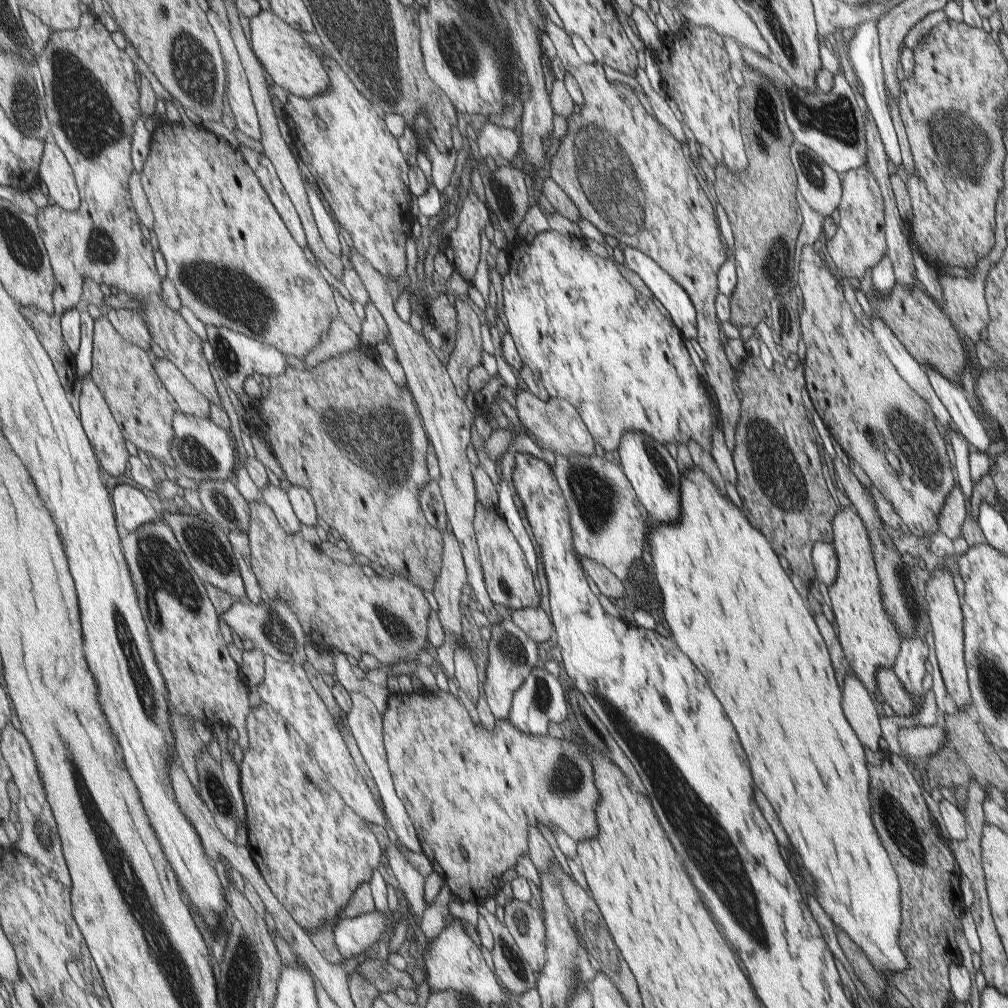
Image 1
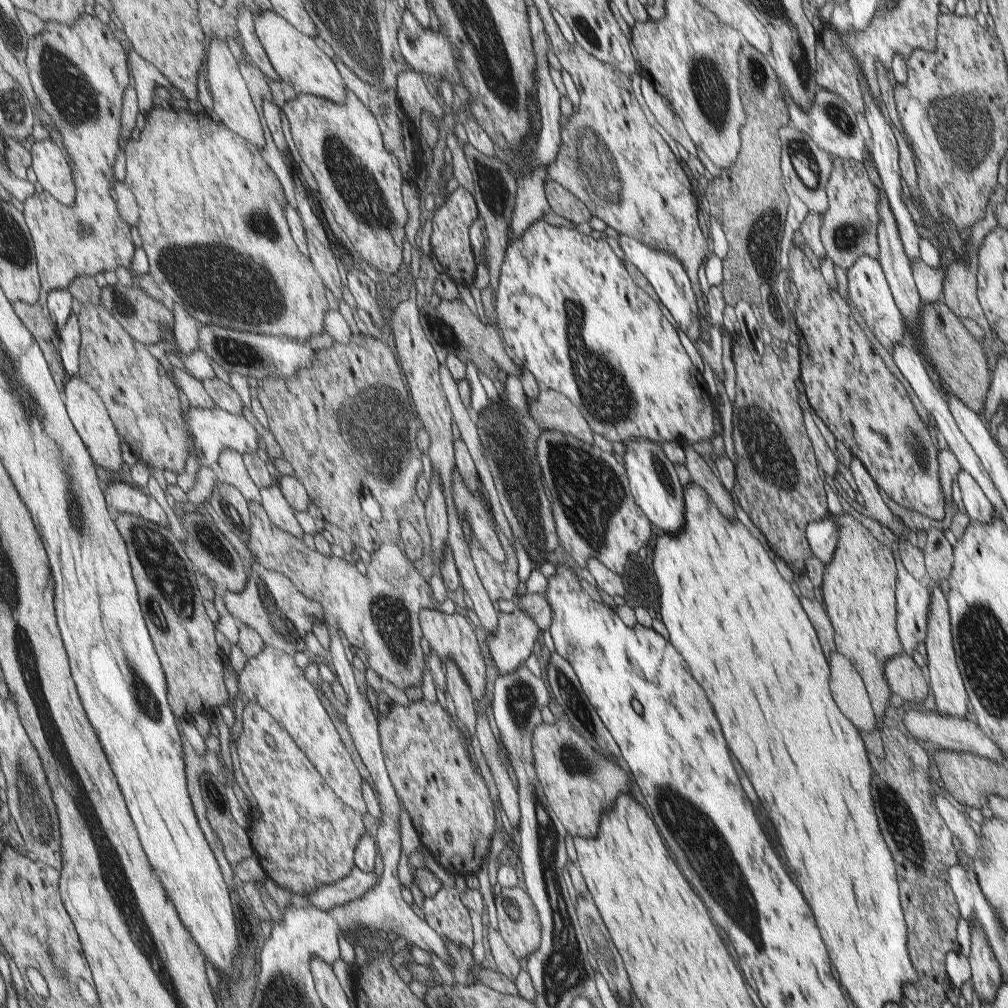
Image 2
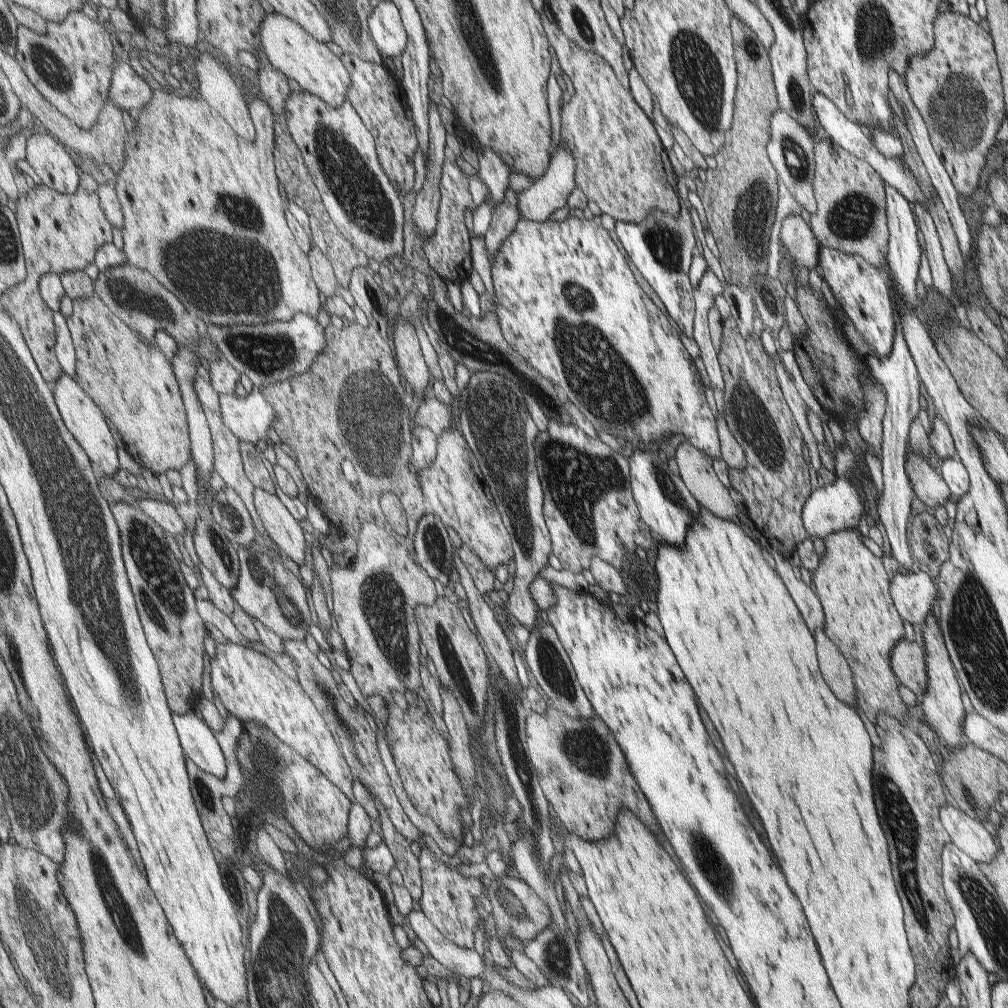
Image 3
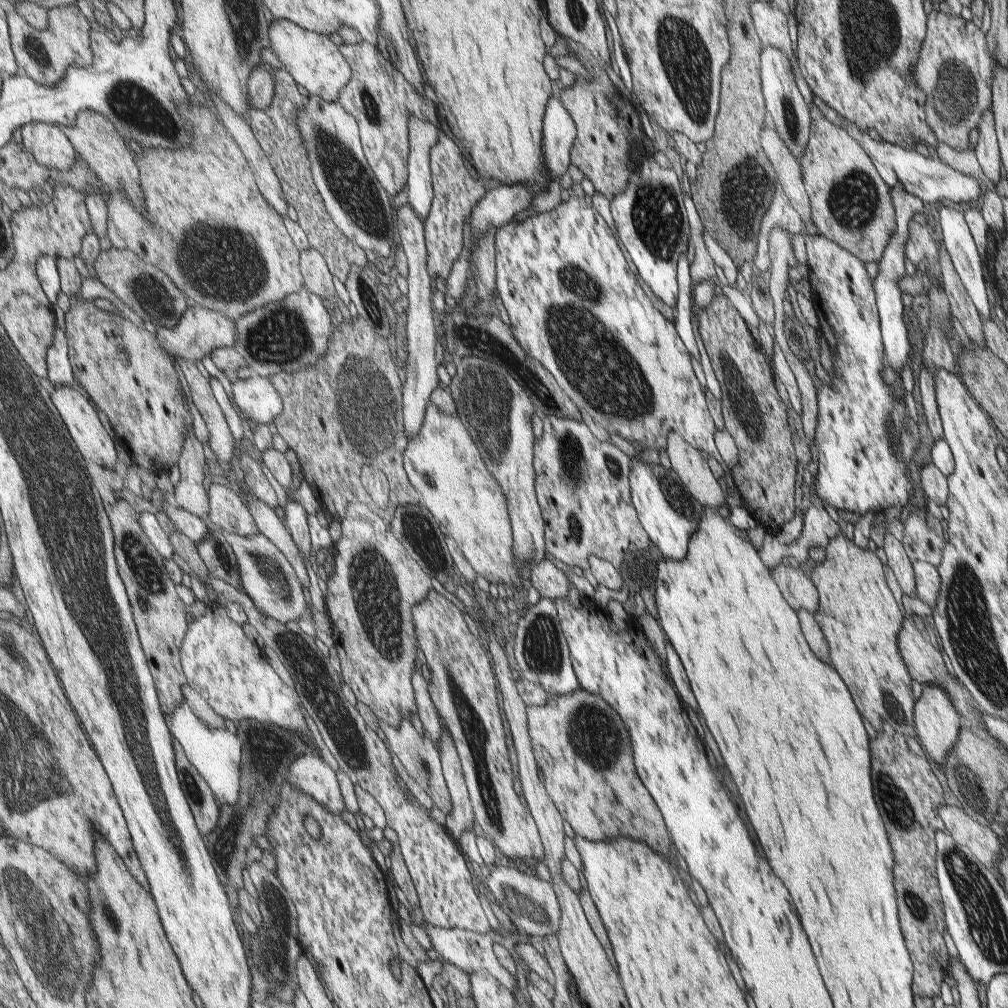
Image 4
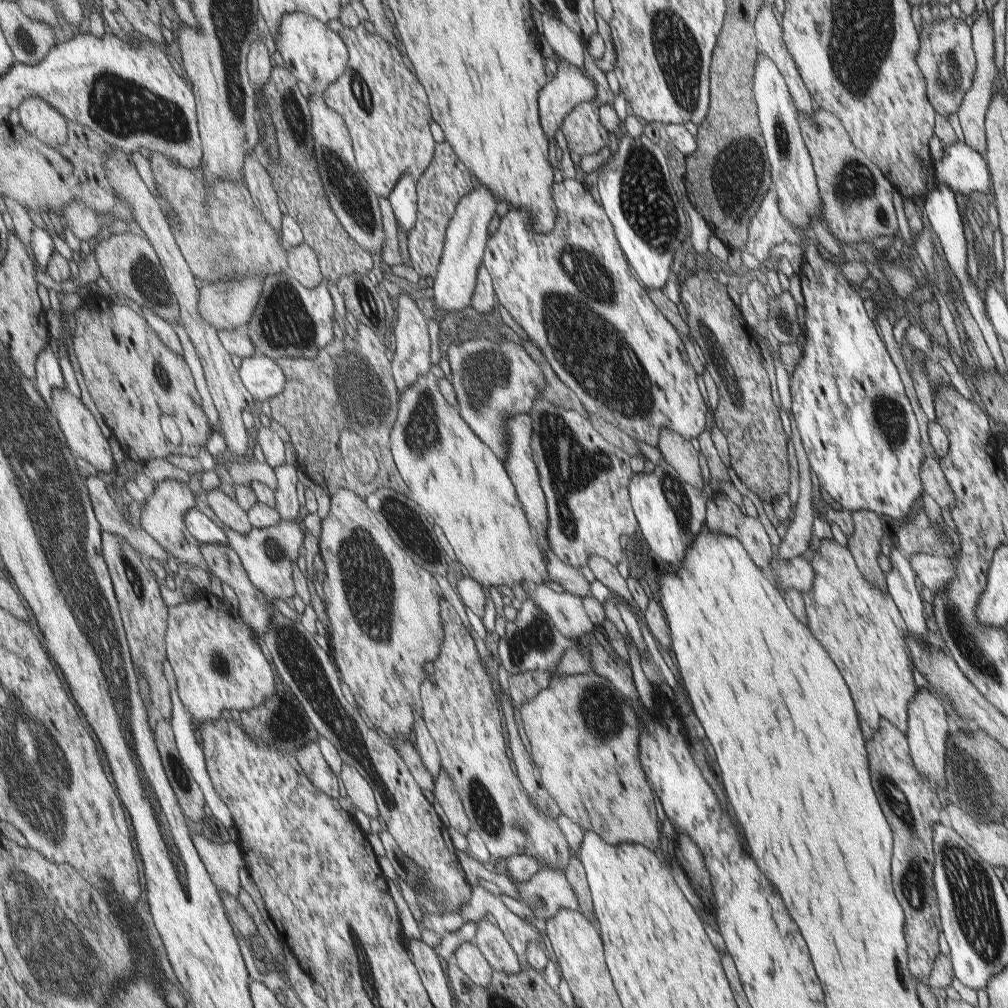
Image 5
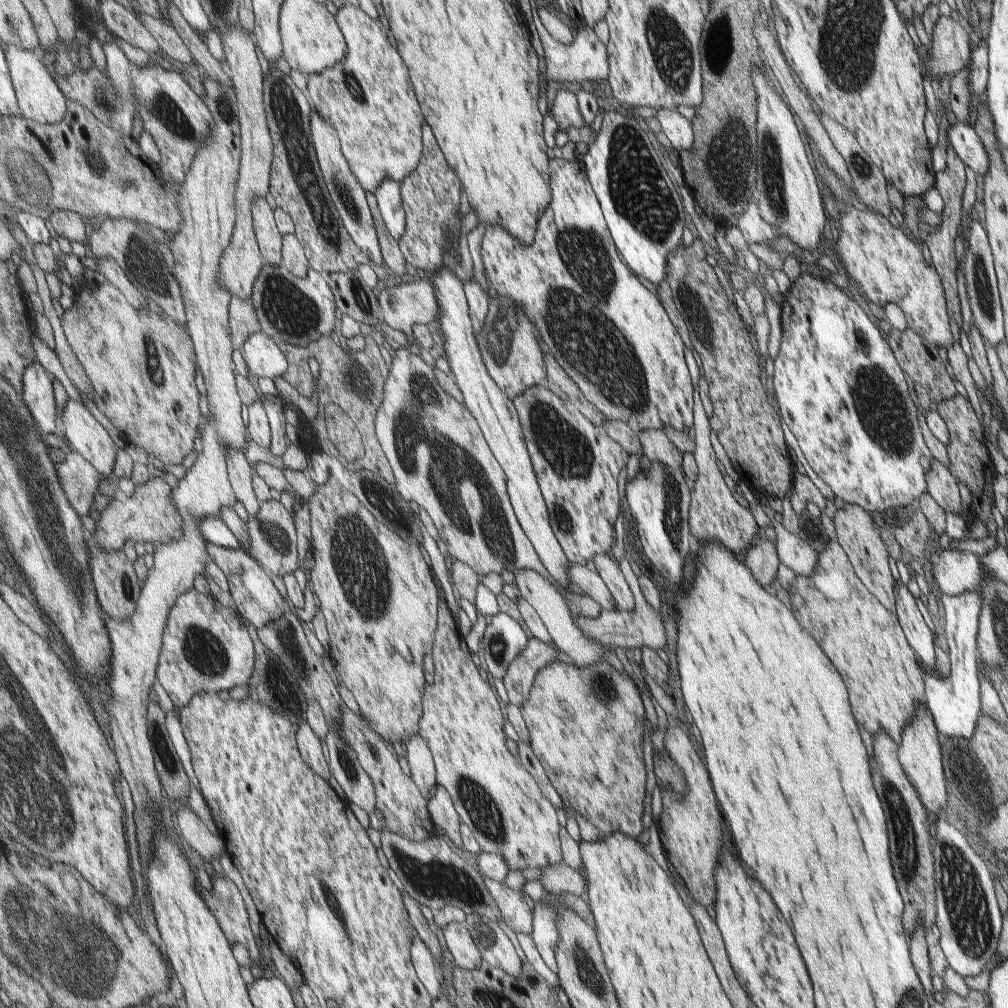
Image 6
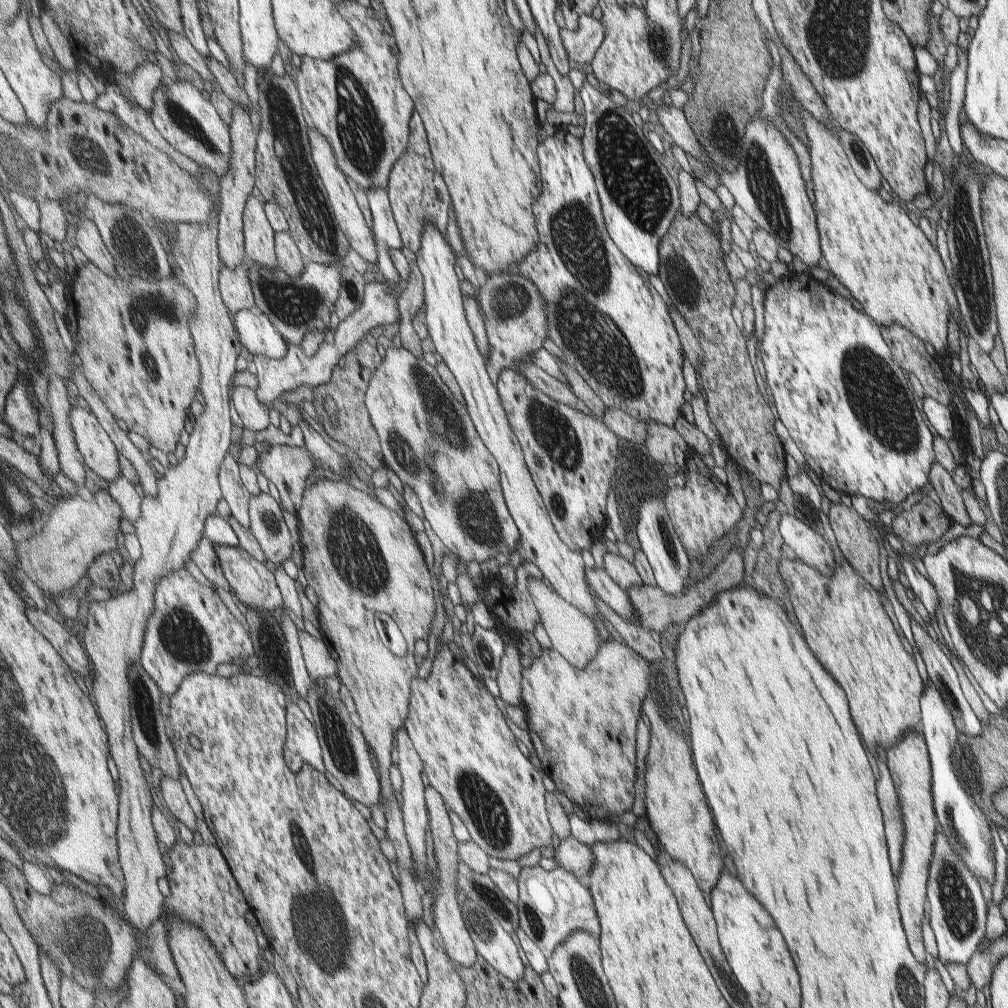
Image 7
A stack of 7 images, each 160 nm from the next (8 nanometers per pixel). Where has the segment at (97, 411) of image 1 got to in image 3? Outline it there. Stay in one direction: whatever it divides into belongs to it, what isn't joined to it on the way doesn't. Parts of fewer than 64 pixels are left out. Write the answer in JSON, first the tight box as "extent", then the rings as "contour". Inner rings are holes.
{"extent":[53,373,121,478],"contour":[[[66,373],[61,376],[60,381],[57,382],[57,386],[53,390],[57,410],[63,418],[63,424],[67,426],[67,430],[73,434],[73,437],[89,454],[93,464],[97,464],[105,476],[114,478],[119,472],[121,464],[119,464],[119,456],[117,456],[117,446],[113,444],[113,438],[111,438],[107,418],[103,414],[104,410],[101,410],[99,404],[95,403],[95,400],[89,396],[88,392]]]}

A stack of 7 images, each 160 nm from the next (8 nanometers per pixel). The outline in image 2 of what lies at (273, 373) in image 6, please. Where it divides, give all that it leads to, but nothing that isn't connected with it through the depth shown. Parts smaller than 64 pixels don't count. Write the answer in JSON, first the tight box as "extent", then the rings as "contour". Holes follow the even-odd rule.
{"extent":[184,406,261,471],"contour":[[[217,406],[213,410],[190,407],[184,414],[184,419],[186,427],[194,436],[190,452],[198,458],[200,466],[211,467],[219,471],[220,456],[225,449],[236,450],[242,455],[255,454],[259,450],[261,438],[257,430],[242,415],[227,412]]]}

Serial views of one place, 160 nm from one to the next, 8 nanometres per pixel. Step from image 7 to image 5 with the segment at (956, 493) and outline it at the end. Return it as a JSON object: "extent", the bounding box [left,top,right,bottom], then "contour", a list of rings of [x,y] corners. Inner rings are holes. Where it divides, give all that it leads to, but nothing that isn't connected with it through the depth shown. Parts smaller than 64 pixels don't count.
{"extent":[920,457,956,510],"contour":[[[926,457],[920,478],[923,483],[923,492],[935,500],[939,509],[951,510],[956,505],[956,497],[952,494],[938,460]]]}

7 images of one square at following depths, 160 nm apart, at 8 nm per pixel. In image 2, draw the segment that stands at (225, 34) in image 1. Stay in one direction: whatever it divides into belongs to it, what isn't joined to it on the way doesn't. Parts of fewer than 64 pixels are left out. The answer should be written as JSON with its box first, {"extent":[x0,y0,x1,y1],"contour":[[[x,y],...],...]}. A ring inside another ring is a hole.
{"extent":[205,38,265,147],"contour":[[[212,38],[209,58],[206,62],[205,78],[209,84],[209,91],[213,100],[213,111],[211,113],[233,132],[245,138],[246,141],[251,141],[259,147],[265,146],[265,130],[261,124],[261,116],[255,108],[249,86],[247,86],[247,82],[239,70],[239,62],[233,56],[233,52],[227,46],[225,39]]]}

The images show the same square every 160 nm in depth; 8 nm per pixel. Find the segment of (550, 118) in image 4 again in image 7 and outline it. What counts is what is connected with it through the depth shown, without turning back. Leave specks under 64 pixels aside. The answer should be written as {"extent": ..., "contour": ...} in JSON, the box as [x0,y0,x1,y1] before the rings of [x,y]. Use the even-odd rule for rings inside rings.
{"extent":[560,15,604,66],"contour":[[[579,15],[577,28],[571,33],[566,31],[561,31],[560,41],[563,45],[564,51],[566,52],[566,57],[568,60],[573,60],[574,66],[578,64],[590,64],[594,59],[596,50],[599,45],[603,42],[604,30],[601,21],[594,20],[590,15]]]}

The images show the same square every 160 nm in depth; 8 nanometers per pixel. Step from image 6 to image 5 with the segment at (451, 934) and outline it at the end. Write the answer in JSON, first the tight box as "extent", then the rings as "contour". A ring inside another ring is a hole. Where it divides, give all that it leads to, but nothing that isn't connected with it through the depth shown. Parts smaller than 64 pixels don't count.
{"extent":[452,942,491,986],"contour":[[[463,942],[453,951],[452,957],[461,972],[471,980],[475,986],[489,986],[491,982],[491,968],[485,962],[485,958],[481,956],[481,952],[473,944]]]}

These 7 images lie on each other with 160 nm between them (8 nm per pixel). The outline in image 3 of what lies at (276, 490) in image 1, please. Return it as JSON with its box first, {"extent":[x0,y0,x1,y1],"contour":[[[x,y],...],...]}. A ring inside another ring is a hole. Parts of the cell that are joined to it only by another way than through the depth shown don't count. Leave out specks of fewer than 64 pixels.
{"extent":[253,488,309,566],"contour":[[[256,488],[253,496],[257,514],[265,532],[270,535],[270,542],[281,546],[296,565],[303,566],[309,545],[305,542],[301,524],[287,510],[278,495],[273,495],[263,488]]]}

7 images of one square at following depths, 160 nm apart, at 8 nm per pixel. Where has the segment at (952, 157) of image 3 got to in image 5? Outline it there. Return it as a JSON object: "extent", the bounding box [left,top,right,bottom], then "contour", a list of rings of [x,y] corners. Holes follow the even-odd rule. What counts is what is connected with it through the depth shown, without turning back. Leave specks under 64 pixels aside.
{"extent":[915,17,976,118],"contour":[[[953,17],[925,24],[919,35],[920,49],[915,60],[924,74],[929,103],[943,118],[957,112],[964,95],[968,93],[968,87],[972,86],[976,69],[971,38],[964,20],[955,20]]]}

